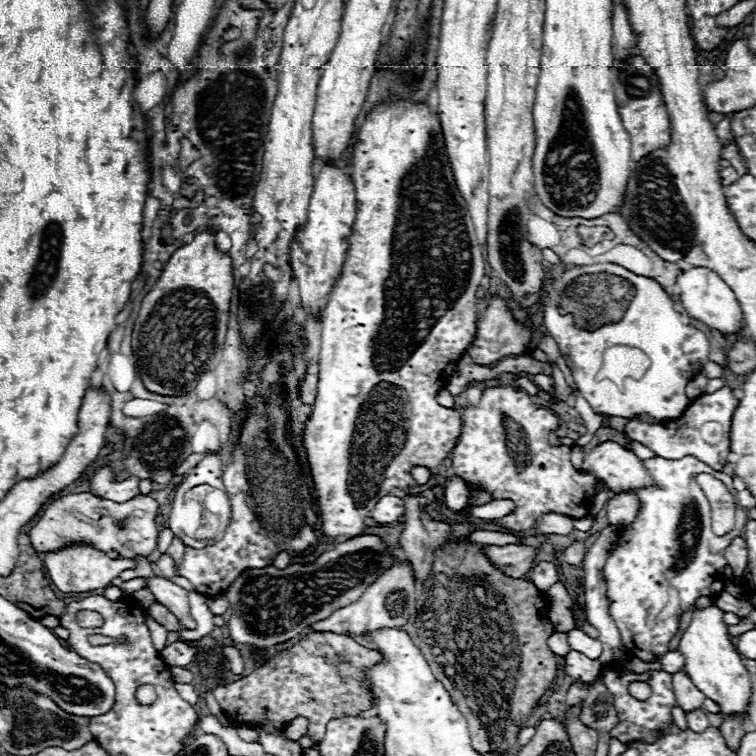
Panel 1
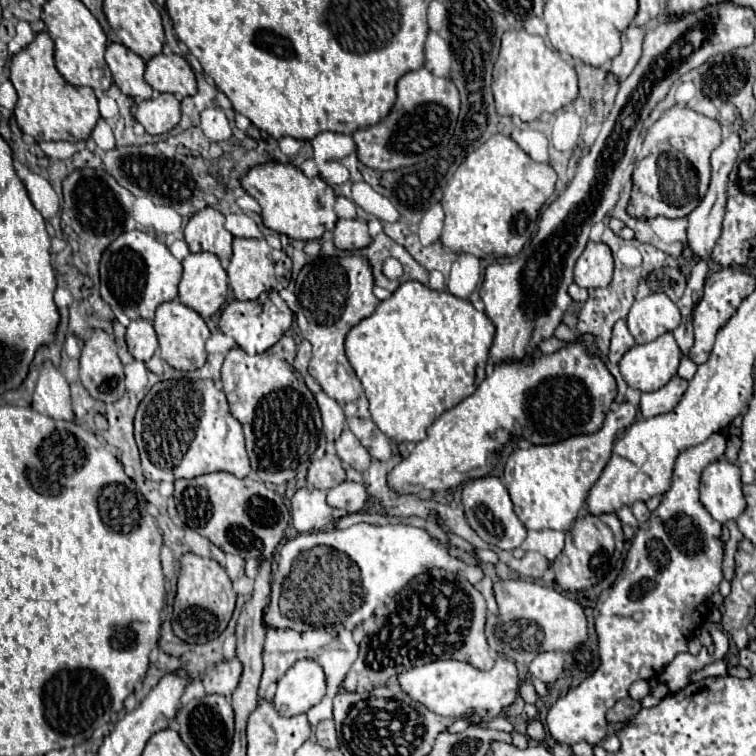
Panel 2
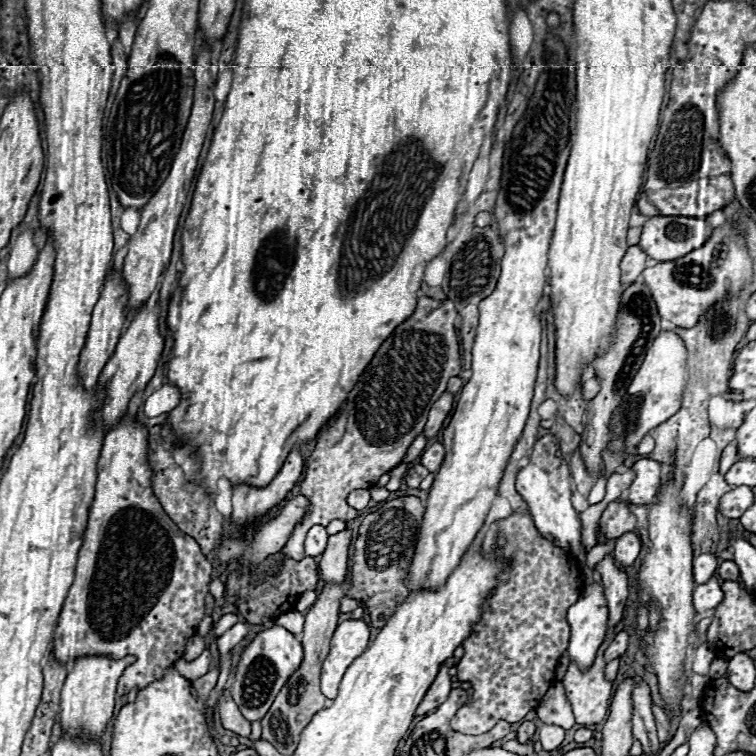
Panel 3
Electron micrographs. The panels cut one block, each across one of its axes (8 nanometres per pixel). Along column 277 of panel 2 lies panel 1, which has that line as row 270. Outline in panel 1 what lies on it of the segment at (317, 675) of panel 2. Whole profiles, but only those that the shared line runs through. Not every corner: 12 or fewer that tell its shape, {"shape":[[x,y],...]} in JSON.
{"shape":[[710,270],[678,276],[686,312],[738,334],[742,310],[734,292]]}

